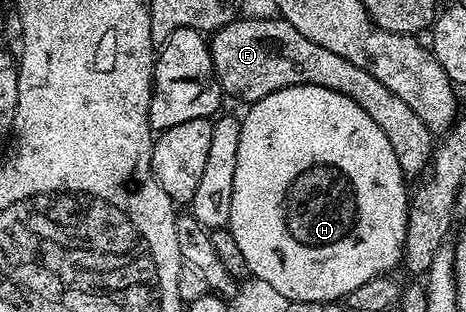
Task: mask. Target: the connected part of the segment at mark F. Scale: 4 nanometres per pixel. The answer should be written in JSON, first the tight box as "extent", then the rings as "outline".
{"extent":[208,17,435,178],"outline":[[[273,17],[238,19],[222,29],[212,30],[208,38],[211,63],[222,94],[226,98],[252,103],[292,85],[314,85],[339,91],[339,95],[347,95],[347,99],[359,103],[359,107],[379,123],[406,178],[420,178],[428,169],[435,148],[435,135],[427,123],[423,123],[423,119],[419,119],[419,115],[415,115],[415,111],[411,111],[395,91],[383,87],[375,75],[367,75],[363,67],[355,67],[355,63],[343,59],[343,55],[334,55],[327,51],[327,47],[311,43],[311,39],[307,39],[307,35],[299,35],[291,23]]]}

